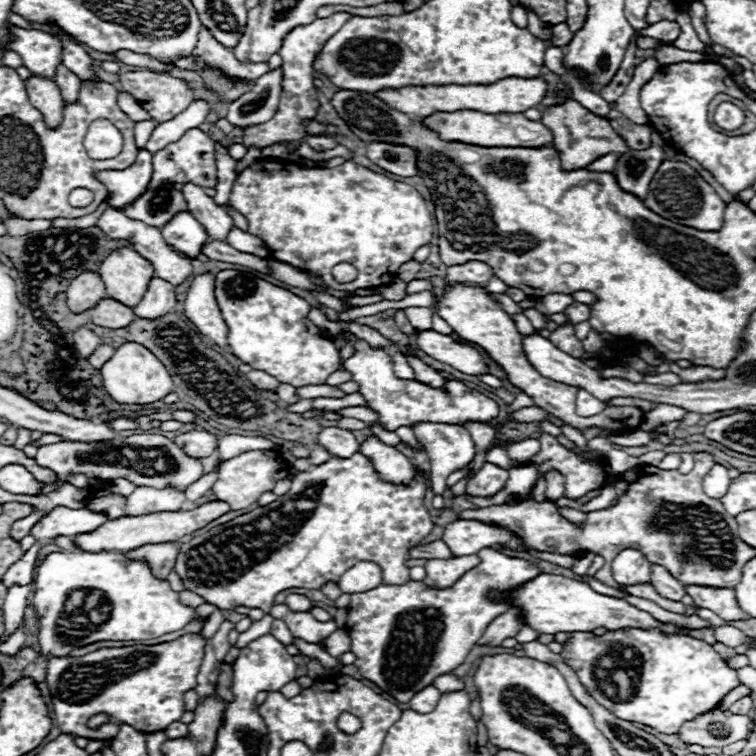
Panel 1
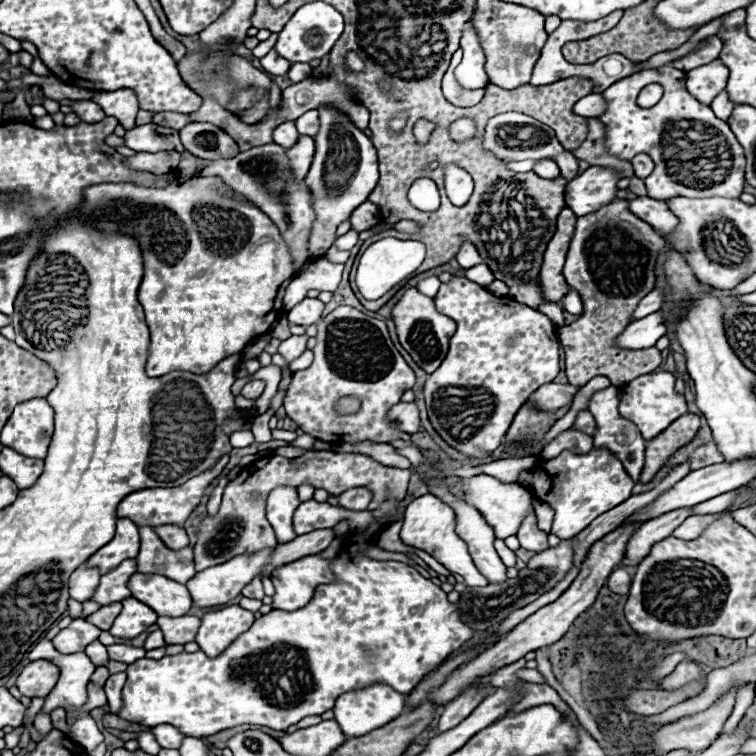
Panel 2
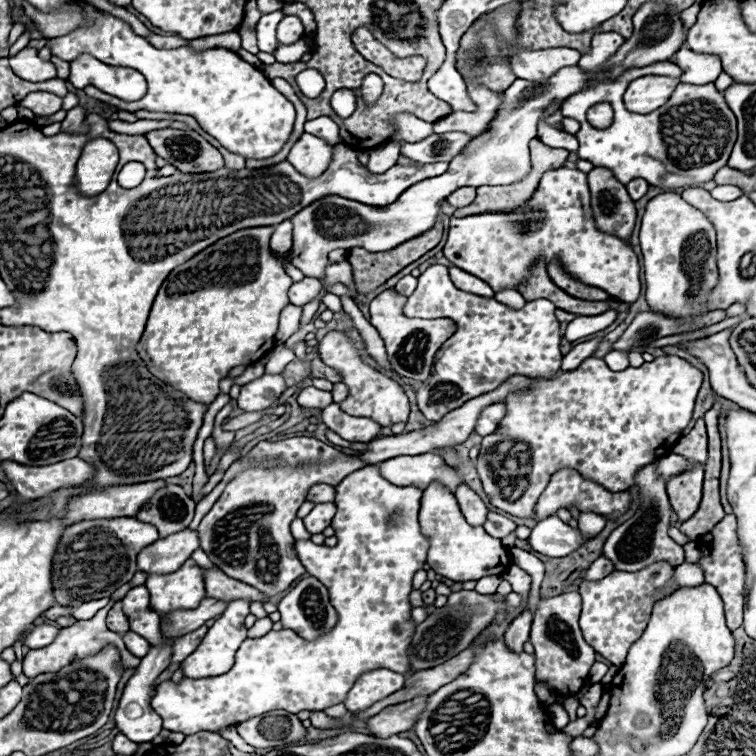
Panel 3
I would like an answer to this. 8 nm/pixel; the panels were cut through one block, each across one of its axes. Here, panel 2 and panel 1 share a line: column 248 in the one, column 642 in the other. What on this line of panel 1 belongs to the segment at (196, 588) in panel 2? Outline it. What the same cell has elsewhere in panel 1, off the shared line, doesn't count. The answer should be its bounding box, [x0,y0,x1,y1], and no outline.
[612,548,650,586]

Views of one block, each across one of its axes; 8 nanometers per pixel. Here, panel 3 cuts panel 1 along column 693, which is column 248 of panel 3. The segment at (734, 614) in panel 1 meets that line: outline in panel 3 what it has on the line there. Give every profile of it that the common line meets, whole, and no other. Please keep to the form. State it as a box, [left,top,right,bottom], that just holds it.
[202,568,262,602]

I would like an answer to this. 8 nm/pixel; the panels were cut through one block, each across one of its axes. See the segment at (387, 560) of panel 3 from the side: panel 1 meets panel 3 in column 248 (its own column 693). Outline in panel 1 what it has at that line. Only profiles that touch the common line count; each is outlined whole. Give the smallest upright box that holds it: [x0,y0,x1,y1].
[562,628,740,734]

